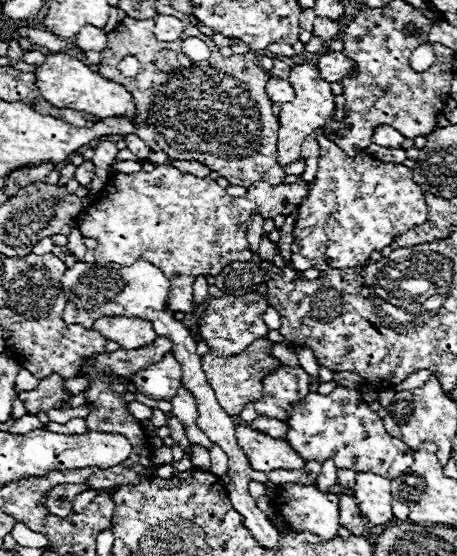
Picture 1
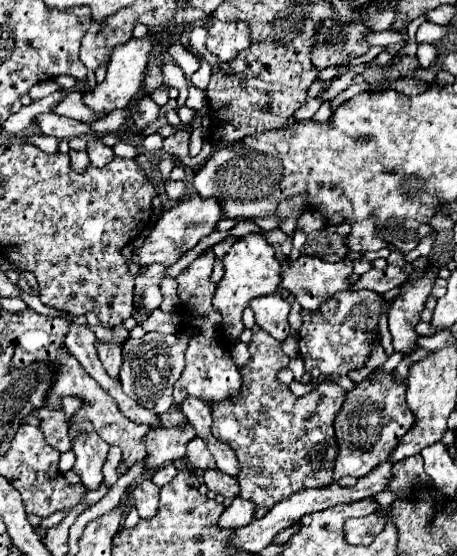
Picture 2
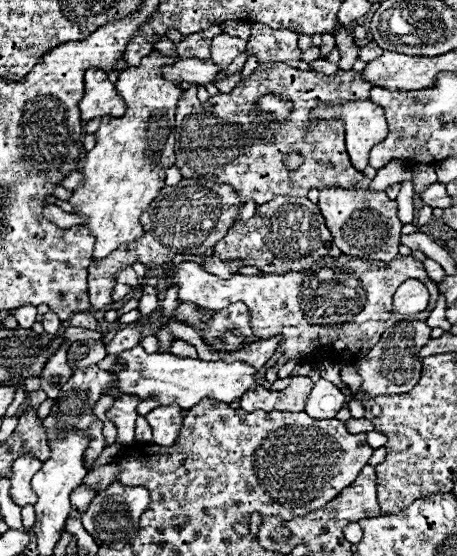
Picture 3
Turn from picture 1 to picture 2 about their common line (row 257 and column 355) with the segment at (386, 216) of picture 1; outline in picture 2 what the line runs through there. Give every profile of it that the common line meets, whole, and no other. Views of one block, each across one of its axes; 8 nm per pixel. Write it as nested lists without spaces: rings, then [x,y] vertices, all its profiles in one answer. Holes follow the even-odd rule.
[[[362,289],[340,291],[320,304],[316,312],[302,310],[300,312],[302,328],[298,332],[298,346],[300,346],[300,358],[304,360],[304,368],[312,376],[310,384],[318,384],[320,376],[348,376],[348,372],[362,368],[372,354],[372,346],[380,342],[378,320],[382,312],[388,308],[390,308],[390,302],[386,302],[380,294]],[[360,302],[366,302],[370,306],[372,316],[368,322],[356,322],[350,318],[350,308]],[[318,336],[320,336],[320,344],[324,338],[326,348],[318,348]]]

